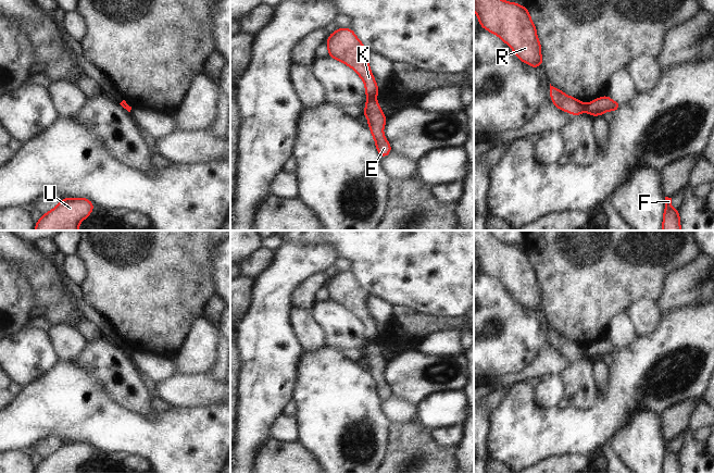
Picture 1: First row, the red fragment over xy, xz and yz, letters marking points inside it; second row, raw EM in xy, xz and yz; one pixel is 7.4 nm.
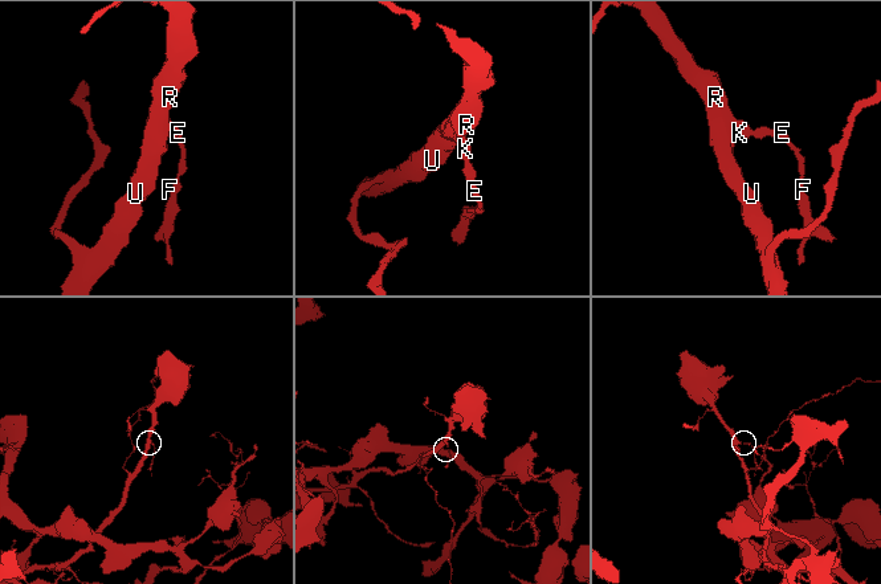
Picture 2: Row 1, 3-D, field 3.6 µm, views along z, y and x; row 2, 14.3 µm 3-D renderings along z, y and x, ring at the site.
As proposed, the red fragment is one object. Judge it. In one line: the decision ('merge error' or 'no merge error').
merge error

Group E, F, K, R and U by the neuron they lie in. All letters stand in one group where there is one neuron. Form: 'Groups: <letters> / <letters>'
Groups: E F / K R U.

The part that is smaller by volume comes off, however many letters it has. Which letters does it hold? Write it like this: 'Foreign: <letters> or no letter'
Foreign: E, F

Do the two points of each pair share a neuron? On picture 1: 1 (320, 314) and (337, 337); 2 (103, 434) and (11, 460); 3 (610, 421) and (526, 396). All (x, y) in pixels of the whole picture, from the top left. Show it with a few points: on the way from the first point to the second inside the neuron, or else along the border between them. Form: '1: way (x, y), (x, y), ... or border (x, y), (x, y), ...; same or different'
1: way (325, 320), (337, 332); same
2: border (11, 450), (20, 450), (22, 452); different
3: way (587, 421), (545, 421), (542, 419); same

